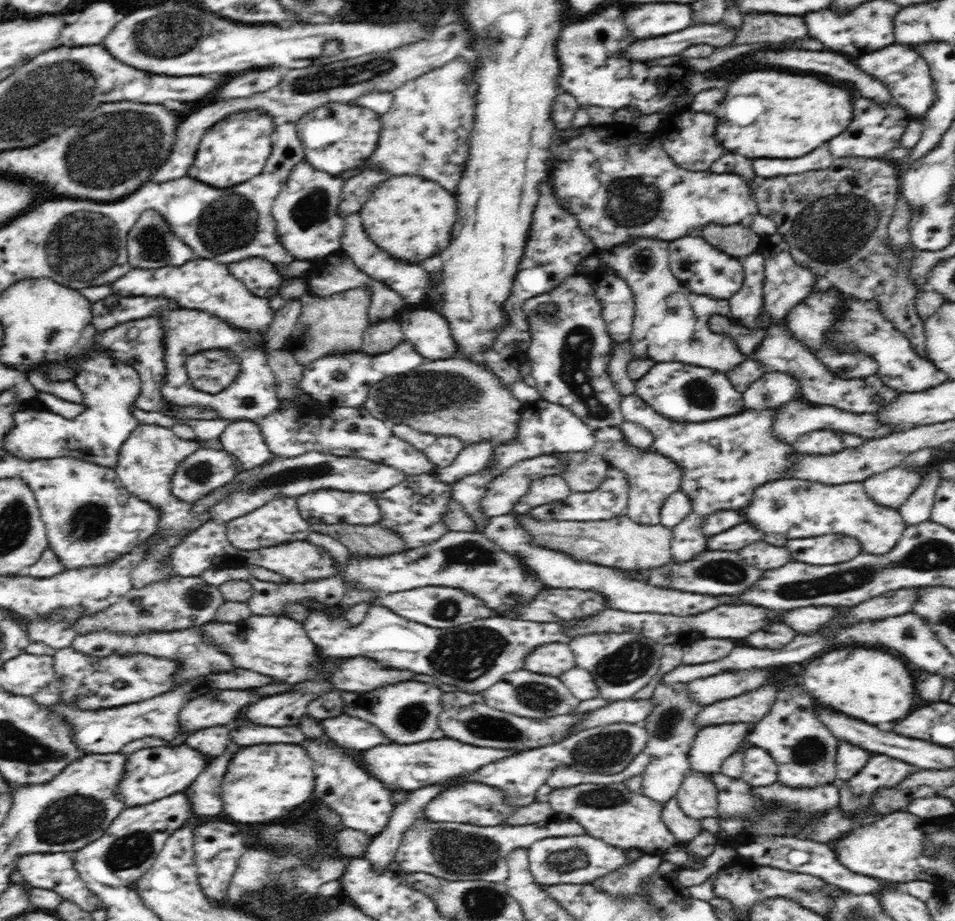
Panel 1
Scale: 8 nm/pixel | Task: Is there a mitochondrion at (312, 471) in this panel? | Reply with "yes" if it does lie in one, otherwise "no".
yes

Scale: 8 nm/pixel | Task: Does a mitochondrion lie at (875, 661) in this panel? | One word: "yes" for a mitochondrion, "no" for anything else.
no

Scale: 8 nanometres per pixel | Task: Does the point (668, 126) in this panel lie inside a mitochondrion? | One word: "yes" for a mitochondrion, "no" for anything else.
no

